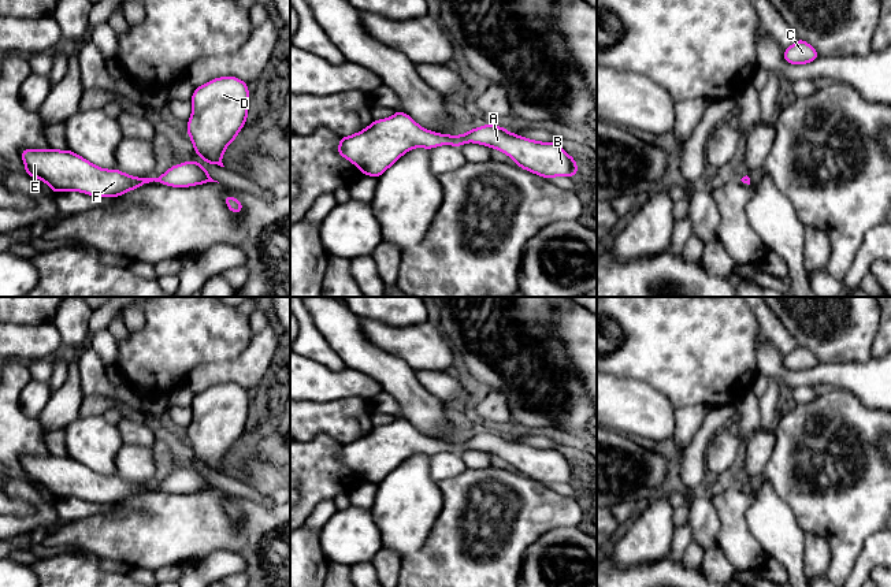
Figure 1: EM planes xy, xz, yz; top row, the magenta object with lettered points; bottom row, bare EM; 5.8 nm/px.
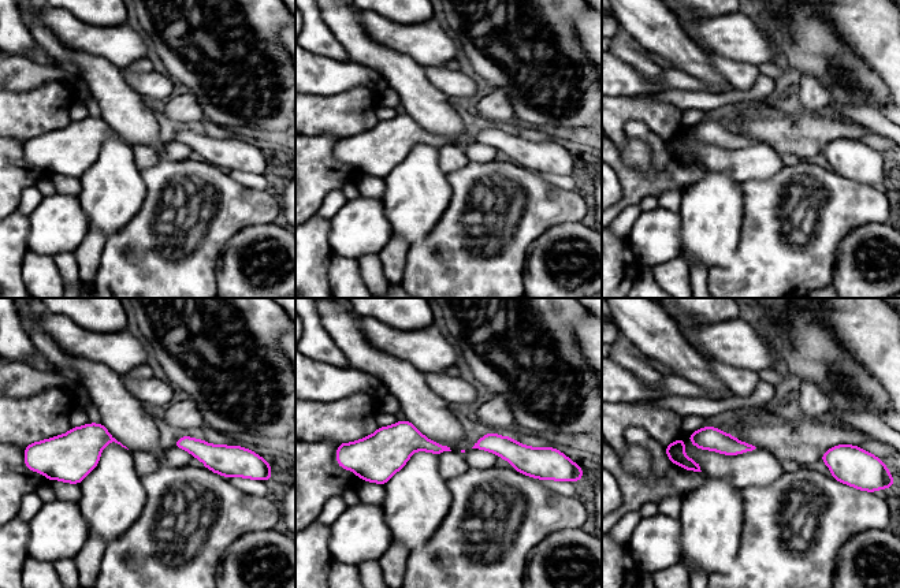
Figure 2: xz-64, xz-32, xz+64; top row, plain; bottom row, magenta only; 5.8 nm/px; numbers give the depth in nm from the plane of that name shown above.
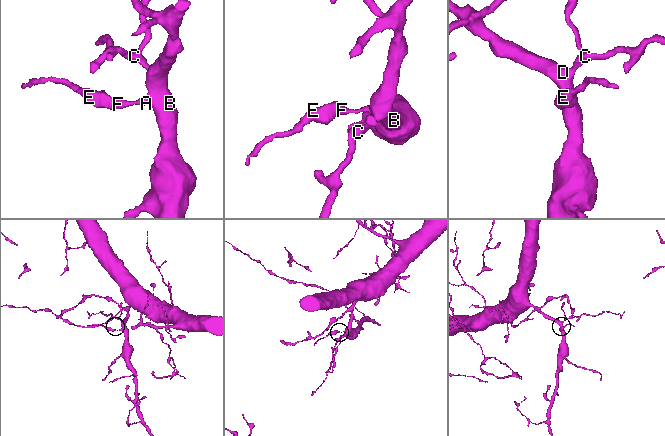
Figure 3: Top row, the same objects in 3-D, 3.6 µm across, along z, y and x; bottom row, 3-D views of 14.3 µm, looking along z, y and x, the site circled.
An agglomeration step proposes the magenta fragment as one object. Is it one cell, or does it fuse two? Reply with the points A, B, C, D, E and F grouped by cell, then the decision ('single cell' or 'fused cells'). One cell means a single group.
groups A B C D E F; single cell

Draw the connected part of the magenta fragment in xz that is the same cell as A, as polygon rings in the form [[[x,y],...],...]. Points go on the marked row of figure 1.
[[[402,111],[386,119],[372,120],[367,129],[353,135],[341,137],[337,152],[364,175],[378,178],[413,148],[461,148],[464,142],[501,151],[512,157],[516,166],[542,178],[578,175],[578,163],[556,142],[528,140],[493,123],[461,135],[439,134],[419,126]]]

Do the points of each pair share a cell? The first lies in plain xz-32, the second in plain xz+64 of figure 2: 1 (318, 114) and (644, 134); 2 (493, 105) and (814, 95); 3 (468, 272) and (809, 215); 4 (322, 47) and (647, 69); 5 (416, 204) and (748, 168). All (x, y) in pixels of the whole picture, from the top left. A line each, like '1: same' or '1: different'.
1: different
2: same
3: same
4: same
5: different

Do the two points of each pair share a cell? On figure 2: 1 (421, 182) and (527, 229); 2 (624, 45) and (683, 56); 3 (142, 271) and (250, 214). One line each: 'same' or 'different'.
1: different
2: different
3: same

